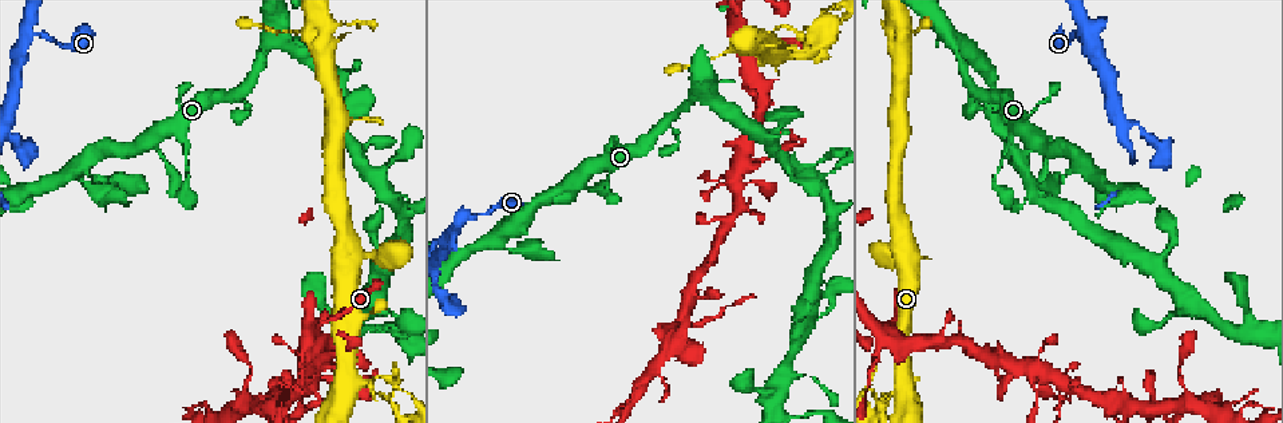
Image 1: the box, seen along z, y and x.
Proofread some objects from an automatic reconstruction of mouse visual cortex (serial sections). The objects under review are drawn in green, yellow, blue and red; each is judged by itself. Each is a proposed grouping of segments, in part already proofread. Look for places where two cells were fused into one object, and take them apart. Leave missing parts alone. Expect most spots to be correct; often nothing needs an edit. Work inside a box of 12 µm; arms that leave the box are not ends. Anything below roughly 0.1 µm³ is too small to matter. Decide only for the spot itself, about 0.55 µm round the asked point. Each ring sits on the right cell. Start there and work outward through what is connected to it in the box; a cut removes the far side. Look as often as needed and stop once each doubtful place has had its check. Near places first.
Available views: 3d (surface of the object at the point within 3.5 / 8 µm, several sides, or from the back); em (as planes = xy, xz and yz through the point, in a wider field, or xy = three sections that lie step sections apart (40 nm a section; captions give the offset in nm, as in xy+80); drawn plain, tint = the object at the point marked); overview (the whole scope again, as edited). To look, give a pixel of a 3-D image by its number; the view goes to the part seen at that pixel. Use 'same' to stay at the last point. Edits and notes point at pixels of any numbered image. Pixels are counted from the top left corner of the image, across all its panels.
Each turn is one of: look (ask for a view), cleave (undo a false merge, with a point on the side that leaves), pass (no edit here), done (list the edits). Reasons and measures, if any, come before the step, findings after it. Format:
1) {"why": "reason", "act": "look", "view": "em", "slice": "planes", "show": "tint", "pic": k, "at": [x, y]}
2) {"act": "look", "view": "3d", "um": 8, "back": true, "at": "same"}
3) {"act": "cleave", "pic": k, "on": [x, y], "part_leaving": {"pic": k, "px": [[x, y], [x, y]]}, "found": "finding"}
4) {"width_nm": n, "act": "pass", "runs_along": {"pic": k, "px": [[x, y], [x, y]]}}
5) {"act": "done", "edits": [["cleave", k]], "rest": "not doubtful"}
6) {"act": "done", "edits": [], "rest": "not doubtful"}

{"act": "look", "view": "3d", "um": 3.5, "back": true, "pic": 1, "at": [329, 320]}

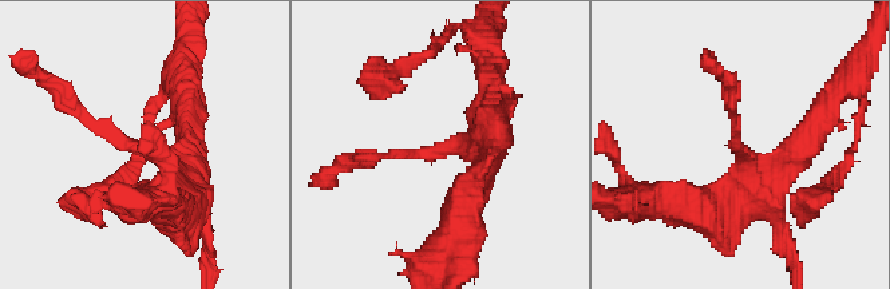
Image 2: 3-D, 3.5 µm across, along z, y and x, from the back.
{"why": "now the EM", "act": "look", "view": "em", "slice": "xy", "step": 3, "show": "plain", "pic": 2, "at": [741, 158]}

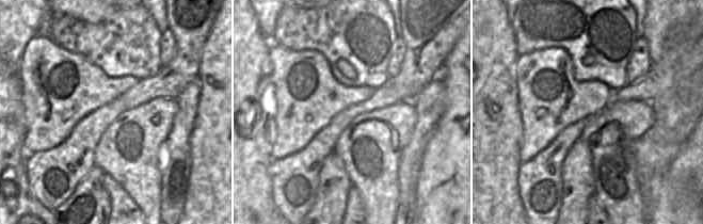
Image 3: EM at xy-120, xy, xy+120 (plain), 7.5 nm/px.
{"act": "look", "view": "em", "slice": "xy", "step": 3, "show": "tint", "at": "same"}

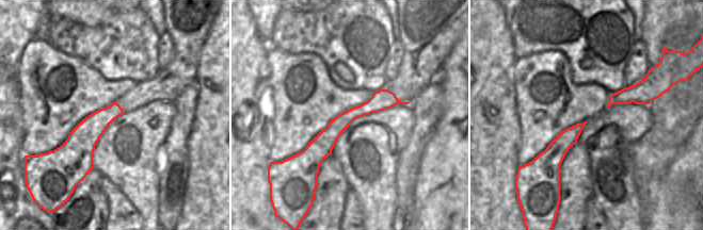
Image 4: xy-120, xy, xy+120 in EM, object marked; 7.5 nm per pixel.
{"act": "pass", "runs_along": {"pic": 2, "px": [[74, 107], [169, 169], [177, 205]]}, "found": "one cell here"}

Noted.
{"why": "narrows sharply", "act": "look", "view": "3d", "um": 3.5, "pic": 1, "at": [377, 393]}

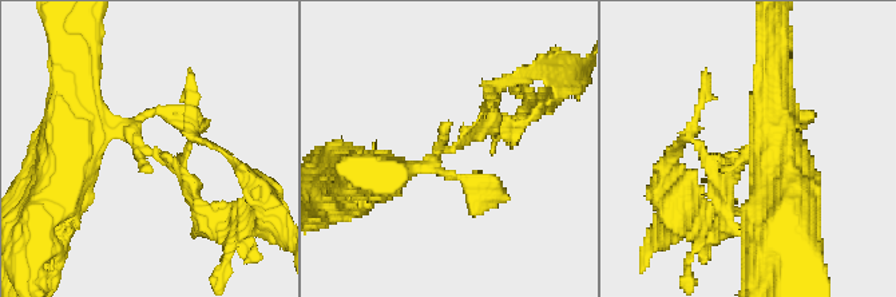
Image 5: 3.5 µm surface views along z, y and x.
{"act": "cleave", "pic": 5, "on": [690, 133], "part_leaving": {"pic": 5, "px": [[166, 159], [202, 209], [256, 213]]}, "found": "a second cell is stuck on"}

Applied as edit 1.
{"why": "sharp bend", "act": "look", "view": "3d", "um": 3.5, "pic": 1, "at": [286, 402]}

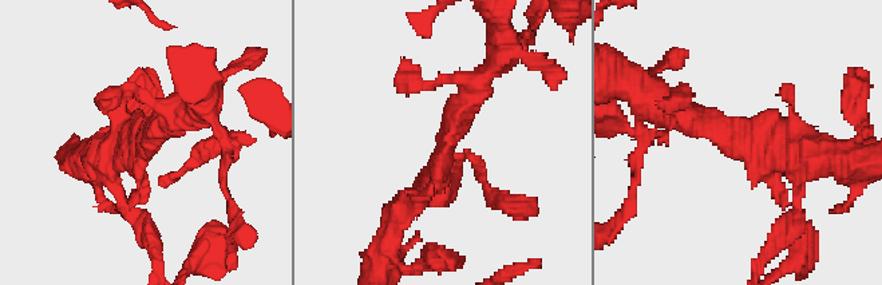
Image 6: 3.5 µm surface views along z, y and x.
{"act": "look", "view": "em", "slice": "xy", "step": 1, "show": "tint", "pic": 6, "at": [745, 137]}

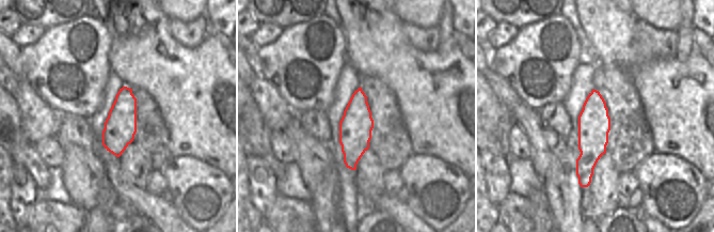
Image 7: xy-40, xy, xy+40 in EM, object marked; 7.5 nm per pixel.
{"width_nm": 240, "act": "pass", "runs_along": {"pic": 6, "px": [[481, 79], [439, 167], [398, 216]]}, "found": "one cell here"}

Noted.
{"act": "done", "edits": [["cleave", 5]], "rest": "not doubtful"}

